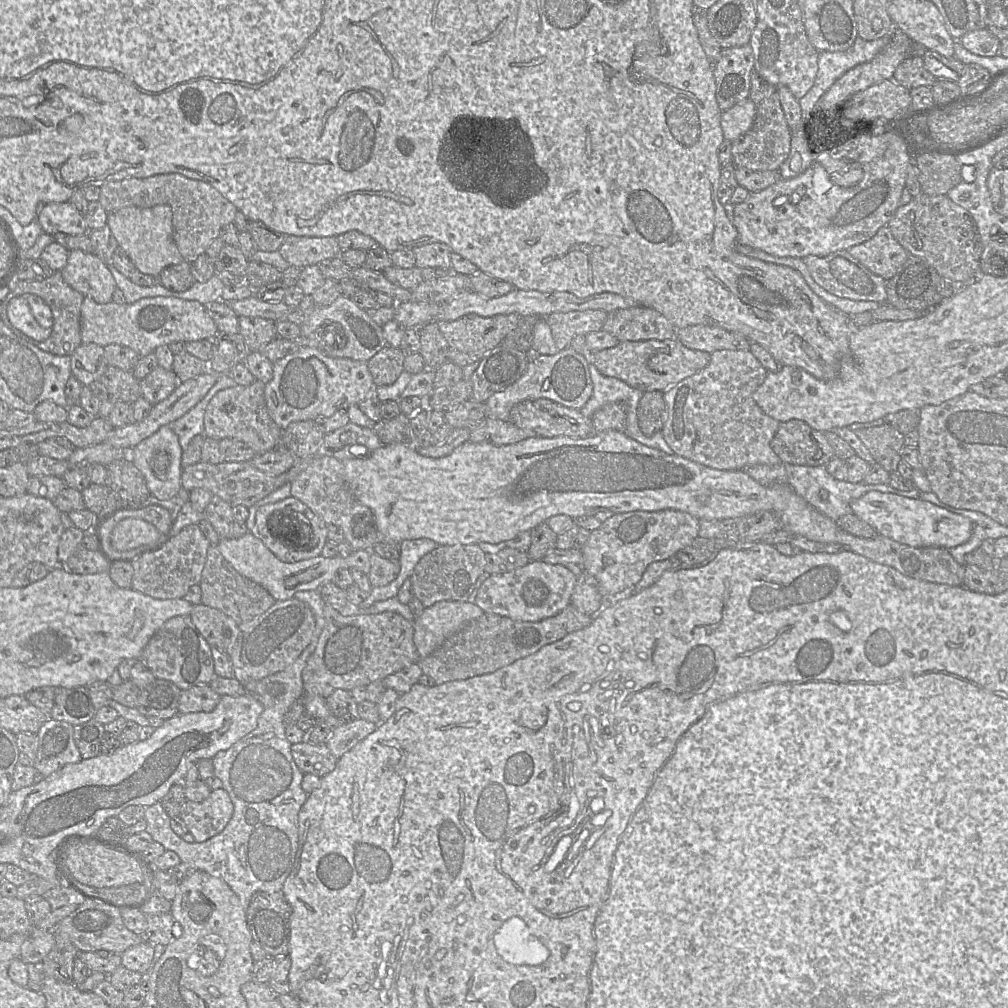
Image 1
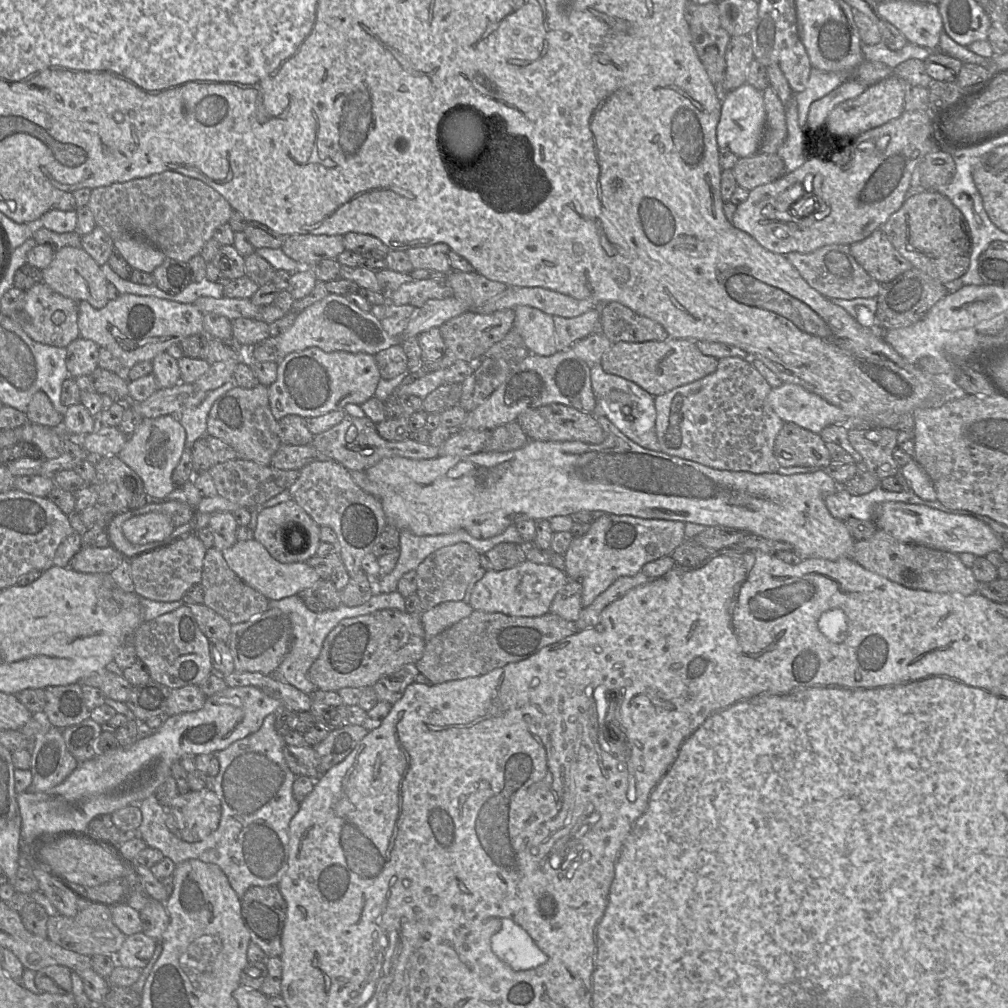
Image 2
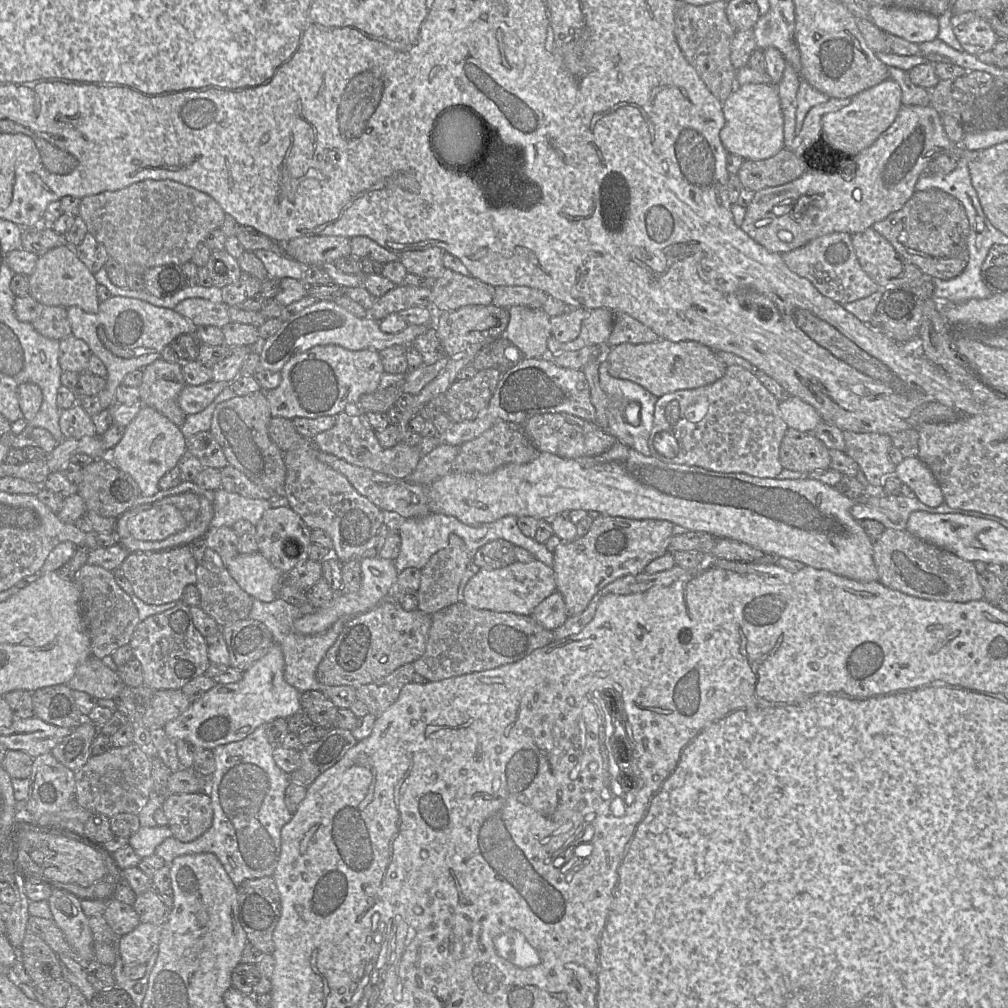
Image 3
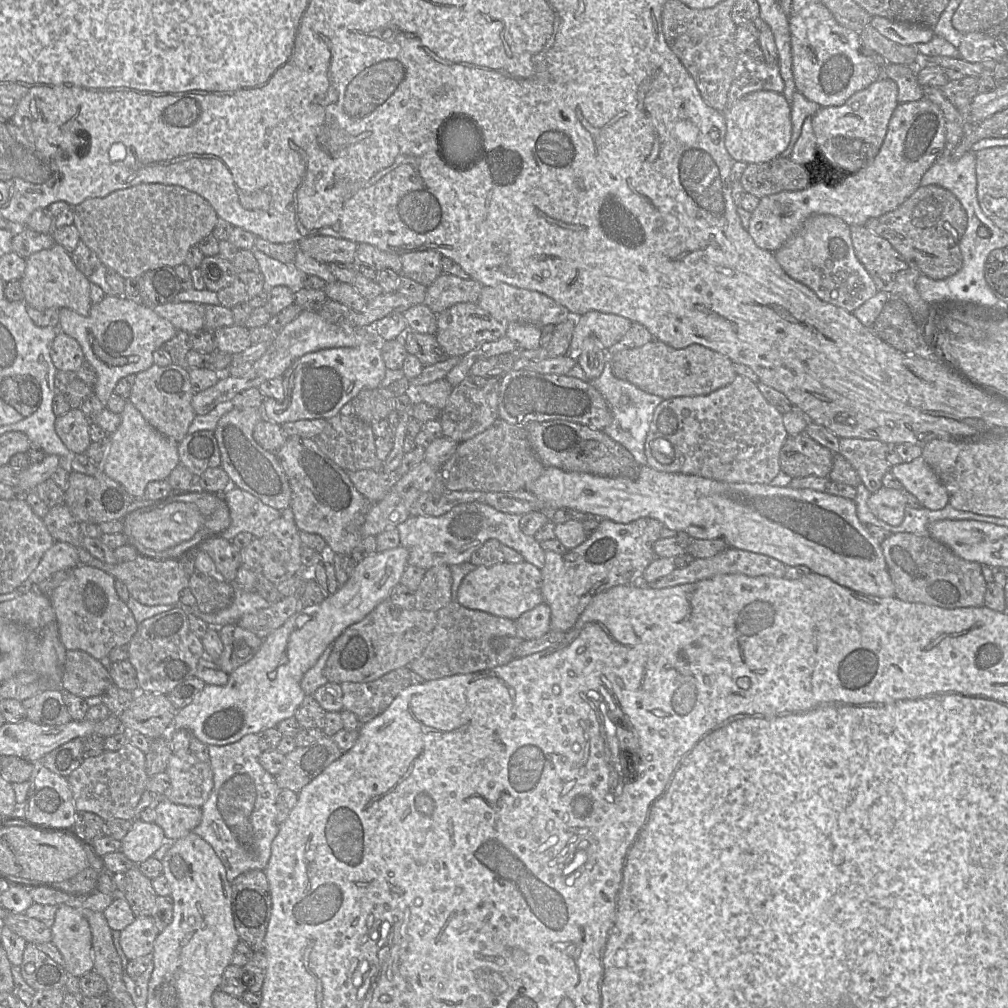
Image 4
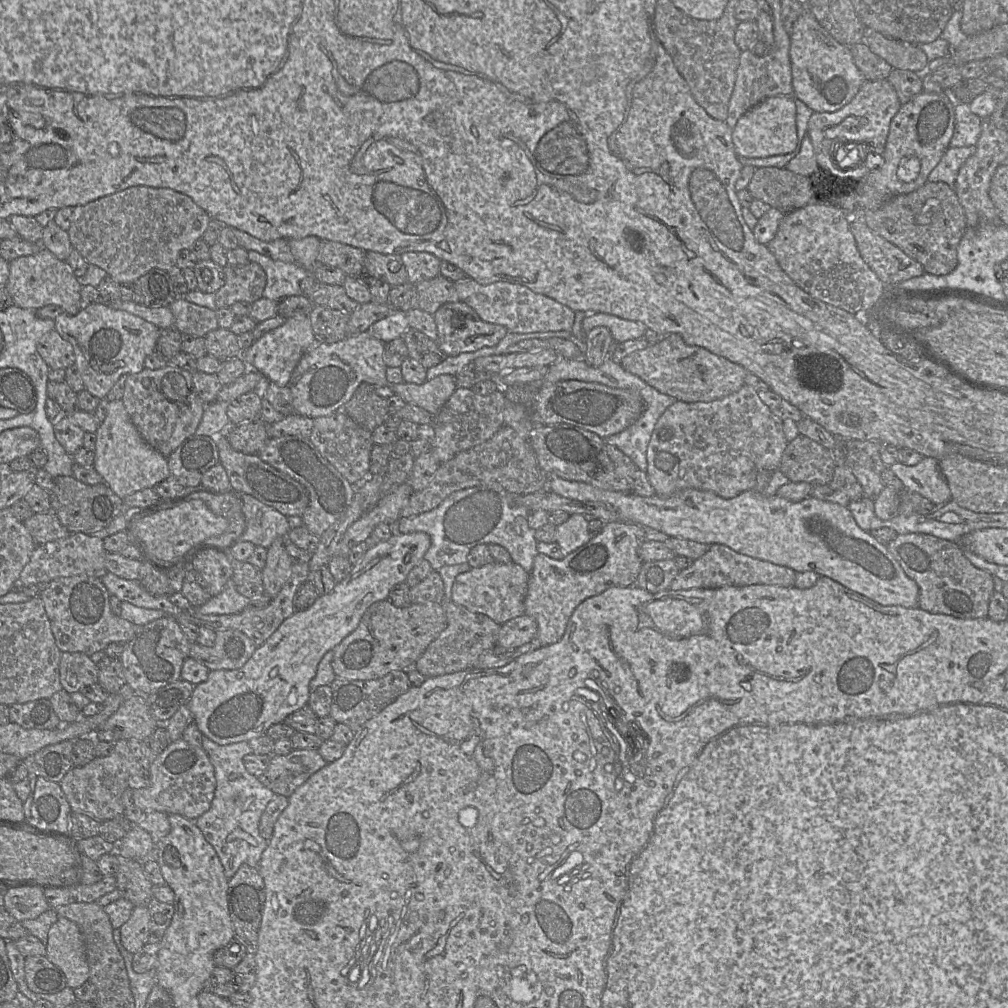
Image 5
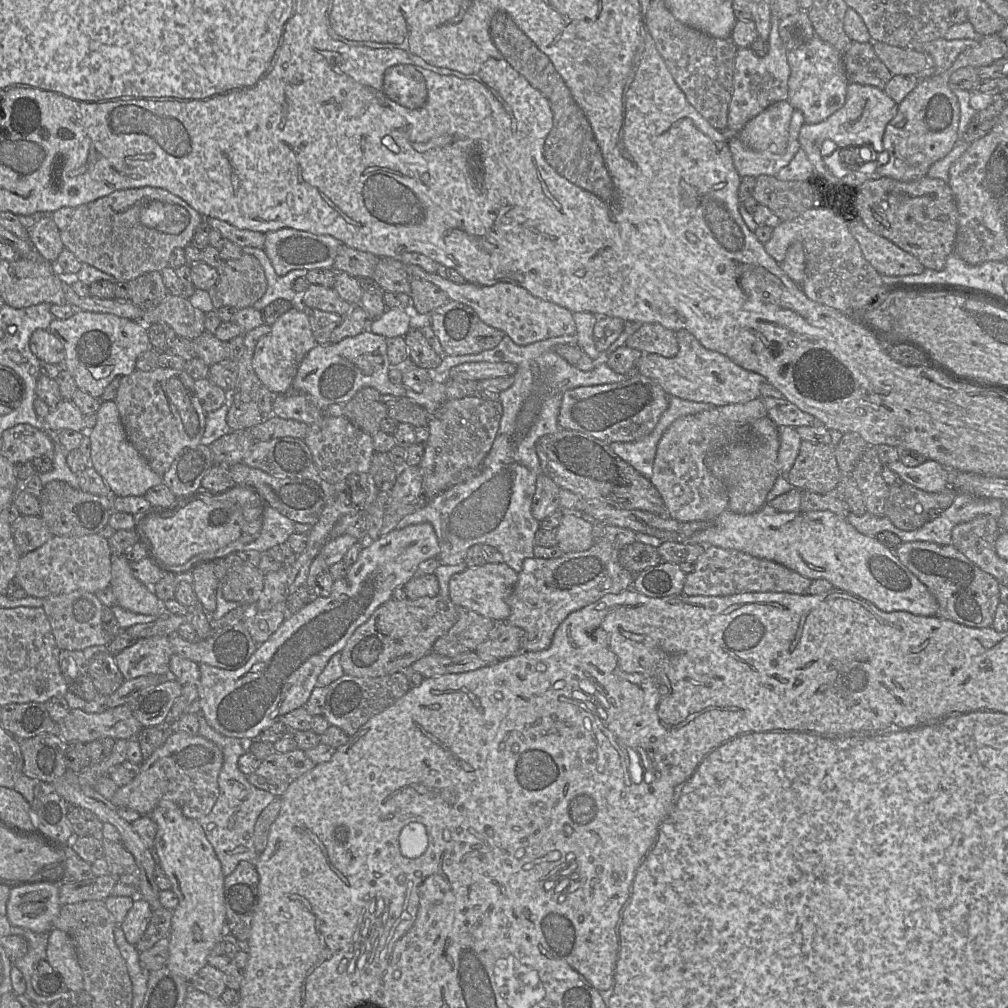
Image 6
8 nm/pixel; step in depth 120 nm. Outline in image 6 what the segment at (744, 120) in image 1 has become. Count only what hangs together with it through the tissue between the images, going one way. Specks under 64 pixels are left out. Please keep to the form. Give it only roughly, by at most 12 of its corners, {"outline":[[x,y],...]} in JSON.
{"outline":[[776,102],[749,120],[738,138],[754,151],[782,154],[793,111]]}

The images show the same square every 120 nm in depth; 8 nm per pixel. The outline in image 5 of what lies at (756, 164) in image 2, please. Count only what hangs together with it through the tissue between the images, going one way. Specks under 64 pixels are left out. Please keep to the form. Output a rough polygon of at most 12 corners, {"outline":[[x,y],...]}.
{"outline":[[756,168],[754,199],[790,213],[816,201],[810,178]]}

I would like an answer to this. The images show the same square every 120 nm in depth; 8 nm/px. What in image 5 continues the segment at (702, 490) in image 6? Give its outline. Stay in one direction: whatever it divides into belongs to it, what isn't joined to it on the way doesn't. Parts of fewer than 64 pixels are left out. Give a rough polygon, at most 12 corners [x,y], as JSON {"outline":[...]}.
{"outline":[[744,384],[677,400],[647,447],[657,495],[761,492],[788,445]]}

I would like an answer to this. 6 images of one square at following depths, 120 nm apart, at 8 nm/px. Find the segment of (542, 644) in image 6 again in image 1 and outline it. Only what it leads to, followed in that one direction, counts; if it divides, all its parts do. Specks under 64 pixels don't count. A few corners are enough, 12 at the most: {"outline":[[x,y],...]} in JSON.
{"outline":[[664,509],[614,513],[581,548],[605,600],[697,538]]}

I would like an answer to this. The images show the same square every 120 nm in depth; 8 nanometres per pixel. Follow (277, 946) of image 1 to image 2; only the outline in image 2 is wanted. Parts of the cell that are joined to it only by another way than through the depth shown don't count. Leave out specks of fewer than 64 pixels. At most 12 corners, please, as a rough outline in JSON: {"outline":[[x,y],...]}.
{"outline":[[278,886],[240,903],[251,941],[280,957],[287,906]]}

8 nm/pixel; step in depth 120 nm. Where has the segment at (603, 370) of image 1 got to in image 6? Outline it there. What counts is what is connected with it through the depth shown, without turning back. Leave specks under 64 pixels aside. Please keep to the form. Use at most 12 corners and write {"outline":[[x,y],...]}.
{"outline":[[687,330],[674,357],[643,353],[636,371],[668,397],[722,406],[761,396],[764,377]]}

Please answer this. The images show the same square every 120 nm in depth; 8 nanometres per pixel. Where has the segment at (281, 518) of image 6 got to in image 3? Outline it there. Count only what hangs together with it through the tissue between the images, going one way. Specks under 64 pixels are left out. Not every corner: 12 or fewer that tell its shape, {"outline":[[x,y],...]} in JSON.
{"outline":[[214,491],[211,528],[256,526],[269,500]]}

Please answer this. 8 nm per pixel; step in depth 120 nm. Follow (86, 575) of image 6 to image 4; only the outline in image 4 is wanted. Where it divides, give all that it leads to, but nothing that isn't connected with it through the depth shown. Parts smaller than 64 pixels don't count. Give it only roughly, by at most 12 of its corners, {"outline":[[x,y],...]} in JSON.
{"outline":[[55,541],[28,579],[38,584],[80,563],[76,548]]}

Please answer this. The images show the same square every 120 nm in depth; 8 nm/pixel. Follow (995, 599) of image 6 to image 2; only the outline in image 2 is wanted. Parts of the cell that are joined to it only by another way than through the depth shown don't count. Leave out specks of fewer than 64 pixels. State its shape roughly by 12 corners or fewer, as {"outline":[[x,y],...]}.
{"outline":[[881,529],[851,558],[906,588],[978,590],[957,554],[902,543]]}

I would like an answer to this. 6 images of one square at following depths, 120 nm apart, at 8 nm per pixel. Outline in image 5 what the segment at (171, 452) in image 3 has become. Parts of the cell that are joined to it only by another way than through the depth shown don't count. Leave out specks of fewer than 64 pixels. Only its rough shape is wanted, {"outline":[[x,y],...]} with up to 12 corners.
{"outline":[[122,399],[95,433],[93,467],[120,498],[171,475]]}

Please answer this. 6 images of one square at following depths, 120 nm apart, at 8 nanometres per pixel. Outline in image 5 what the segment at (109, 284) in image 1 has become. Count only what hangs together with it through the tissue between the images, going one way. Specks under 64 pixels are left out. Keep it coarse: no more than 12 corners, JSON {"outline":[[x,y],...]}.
{"outline":[[49,250],[9,262],[14,305],[76,315],[81,284]]}

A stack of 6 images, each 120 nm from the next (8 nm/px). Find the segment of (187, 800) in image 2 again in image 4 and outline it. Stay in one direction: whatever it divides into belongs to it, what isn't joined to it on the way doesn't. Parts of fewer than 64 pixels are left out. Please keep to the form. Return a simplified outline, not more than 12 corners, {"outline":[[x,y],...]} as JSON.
{"outline":[[155,801],[166,839],[177,840],[201,822],[201,807]]}

